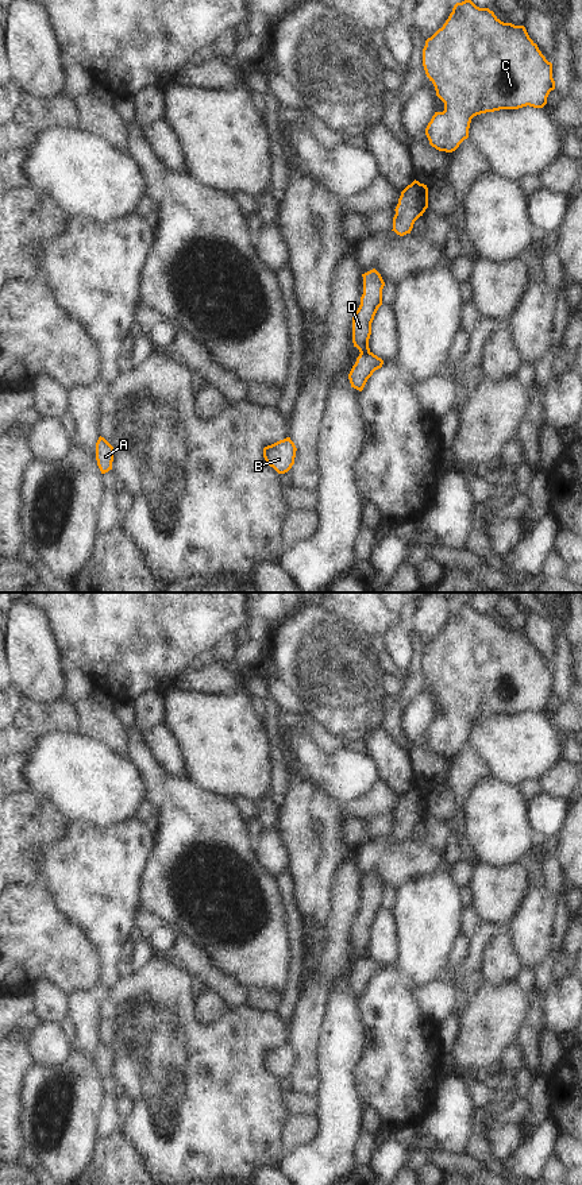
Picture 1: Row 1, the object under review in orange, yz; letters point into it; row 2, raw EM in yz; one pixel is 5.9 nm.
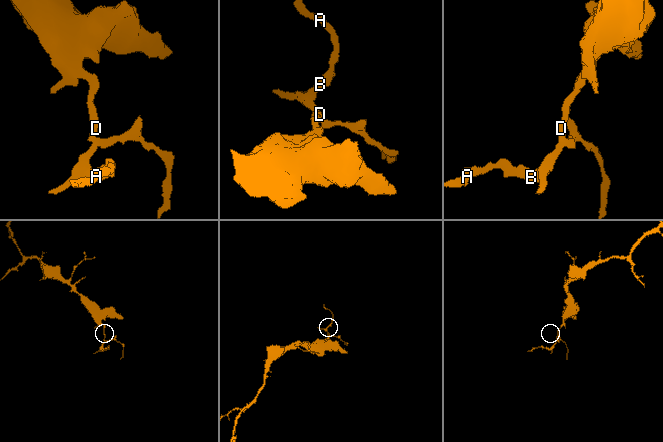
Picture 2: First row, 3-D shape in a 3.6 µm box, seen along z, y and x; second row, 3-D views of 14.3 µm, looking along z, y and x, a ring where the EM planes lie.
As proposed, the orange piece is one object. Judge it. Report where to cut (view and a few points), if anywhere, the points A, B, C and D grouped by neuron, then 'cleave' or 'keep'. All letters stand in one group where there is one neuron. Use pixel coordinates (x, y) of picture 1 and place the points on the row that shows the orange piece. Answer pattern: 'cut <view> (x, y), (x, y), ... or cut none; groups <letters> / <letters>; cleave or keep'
cut yz (369, 350), (361, 354); groups A B / C D; cleave

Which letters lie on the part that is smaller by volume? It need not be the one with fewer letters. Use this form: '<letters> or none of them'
A, B.

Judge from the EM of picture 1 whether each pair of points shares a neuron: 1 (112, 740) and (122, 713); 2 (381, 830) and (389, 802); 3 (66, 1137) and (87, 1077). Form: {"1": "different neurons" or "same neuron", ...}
{"1": "different neurons", "2": "different neurons", "3": "same neuron"}

